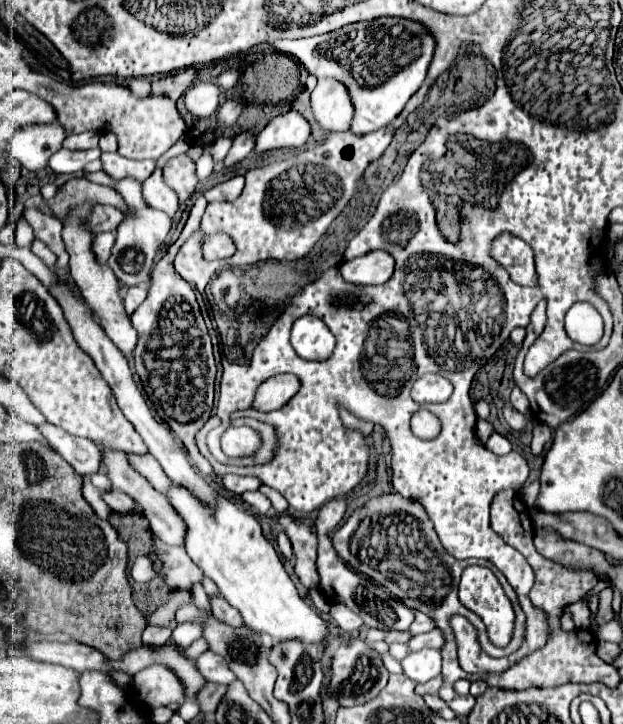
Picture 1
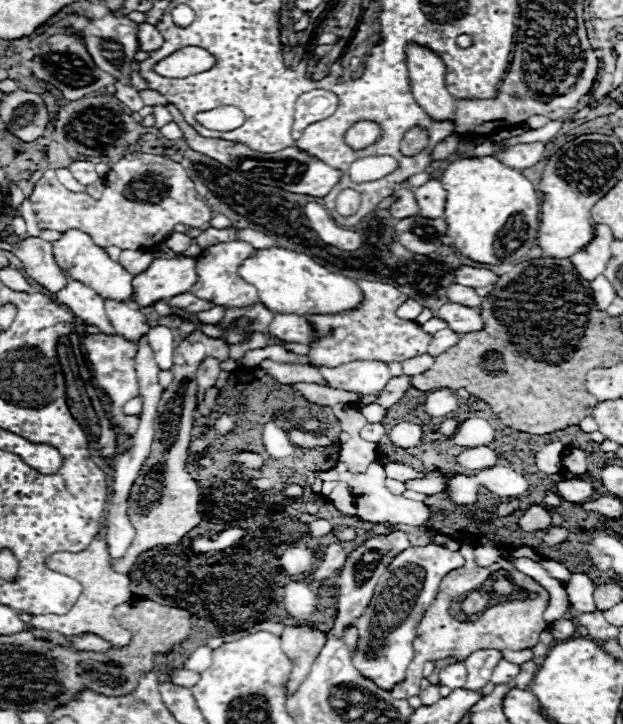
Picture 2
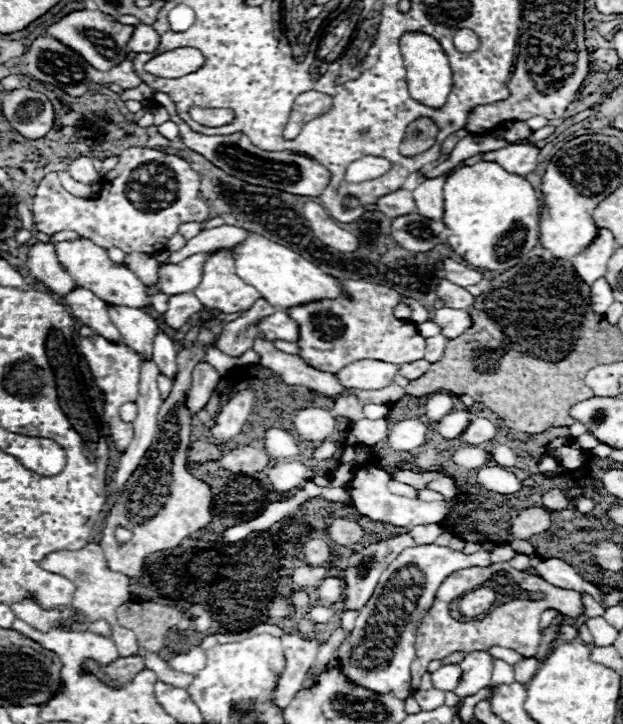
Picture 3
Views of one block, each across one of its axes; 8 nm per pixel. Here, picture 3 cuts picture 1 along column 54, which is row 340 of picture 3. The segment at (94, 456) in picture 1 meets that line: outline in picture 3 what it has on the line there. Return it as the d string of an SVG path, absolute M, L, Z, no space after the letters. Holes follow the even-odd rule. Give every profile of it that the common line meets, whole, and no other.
M438 334L438 336L432 336L432 338L428 338L426 340L426 360L430 360L430 362L436 362L442 354L444 354L444 346L448 344L448 338L446 336L442 336L442 334Z

